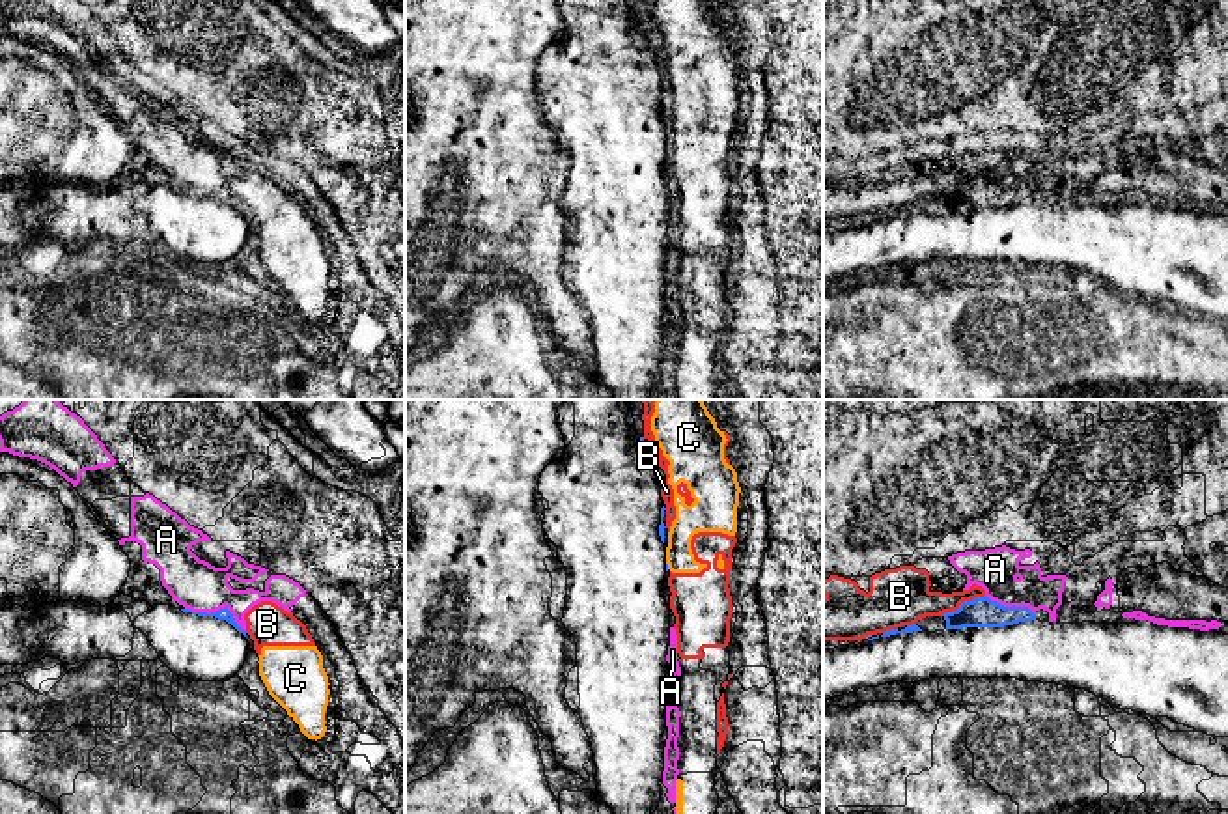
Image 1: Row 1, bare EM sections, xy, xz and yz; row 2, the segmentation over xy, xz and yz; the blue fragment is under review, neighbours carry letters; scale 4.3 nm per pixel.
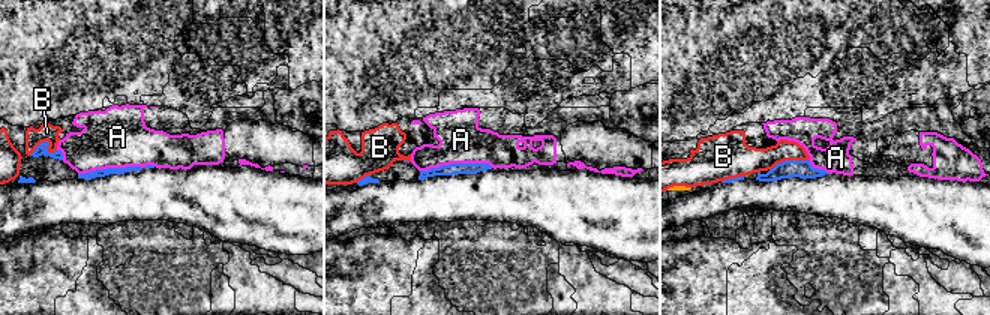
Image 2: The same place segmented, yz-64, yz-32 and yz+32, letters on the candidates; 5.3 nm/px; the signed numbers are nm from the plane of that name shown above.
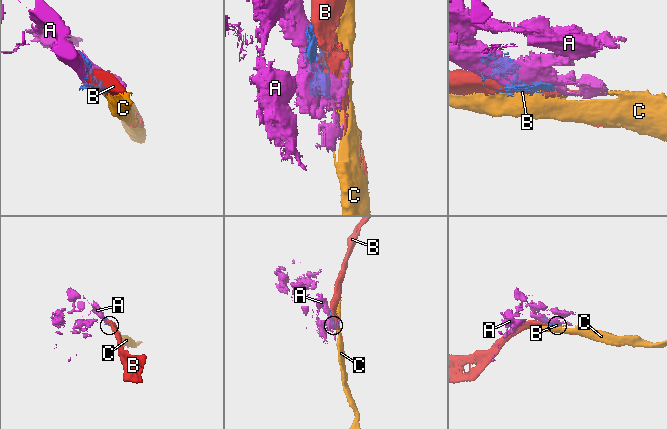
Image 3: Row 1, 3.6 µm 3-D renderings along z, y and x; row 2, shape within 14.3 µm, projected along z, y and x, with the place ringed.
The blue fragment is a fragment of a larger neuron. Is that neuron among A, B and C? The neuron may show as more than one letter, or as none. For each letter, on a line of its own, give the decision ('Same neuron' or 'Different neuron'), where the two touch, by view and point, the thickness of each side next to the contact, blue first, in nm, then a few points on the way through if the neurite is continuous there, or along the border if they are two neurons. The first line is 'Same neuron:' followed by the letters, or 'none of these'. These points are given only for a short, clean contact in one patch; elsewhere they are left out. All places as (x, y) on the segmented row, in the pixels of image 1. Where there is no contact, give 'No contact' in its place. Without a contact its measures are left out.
Same neuron: none of these
A: Different neuron. Touches blue at xy (217, 611). Thickness 50 nm (blue) against 220 nm
B: Different neuron. Touches blue at yz (962, 603). Thickness 130 nm (blue) against 220 nm
C: Different neuron. Touches blue at xz (667, 566). Thickness 20 nm (blue) against 130 nm. Boundary: xz (667, 562), (669, 568)

